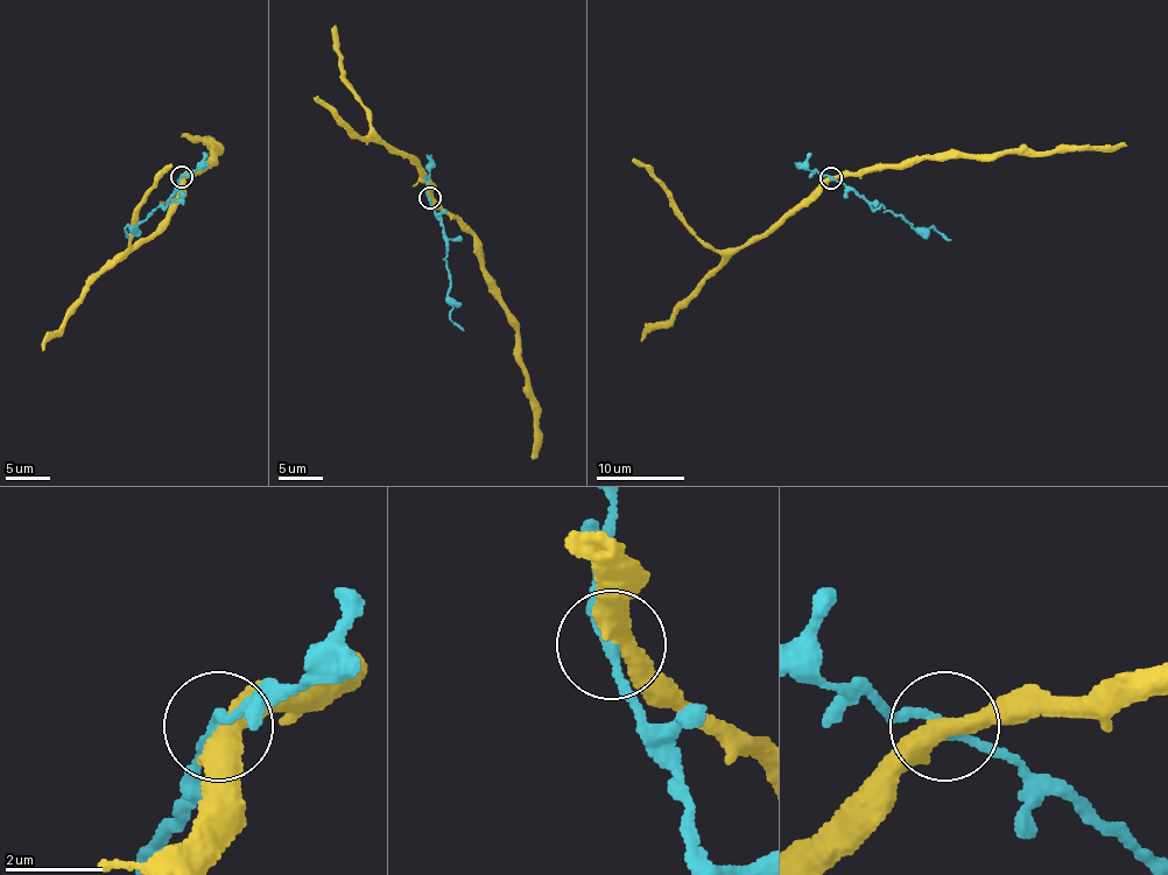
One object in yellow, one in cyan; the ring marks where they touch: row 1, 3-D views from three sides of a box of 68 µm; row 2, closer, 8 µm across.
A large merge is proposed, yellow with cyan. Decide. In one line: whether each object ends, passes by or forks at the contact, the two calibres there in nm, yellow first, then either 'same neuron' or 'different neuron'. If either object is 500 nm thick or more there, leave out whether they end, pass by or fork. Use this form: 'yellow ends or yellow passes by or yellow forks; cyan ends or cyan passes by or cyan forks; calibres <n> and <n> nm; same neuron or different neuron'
yellow passes by; cyan passes by; calibres 440 and 190 nm; same neuron

